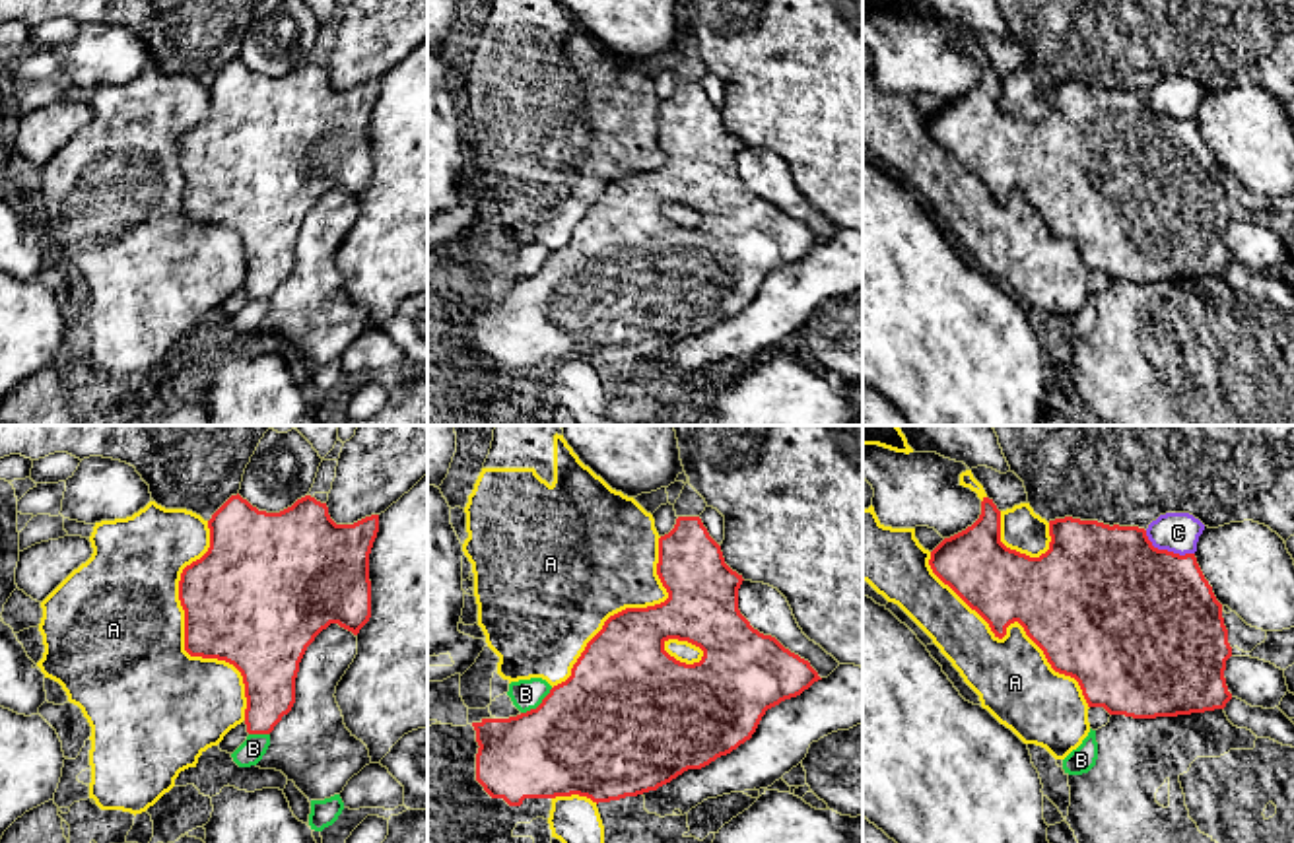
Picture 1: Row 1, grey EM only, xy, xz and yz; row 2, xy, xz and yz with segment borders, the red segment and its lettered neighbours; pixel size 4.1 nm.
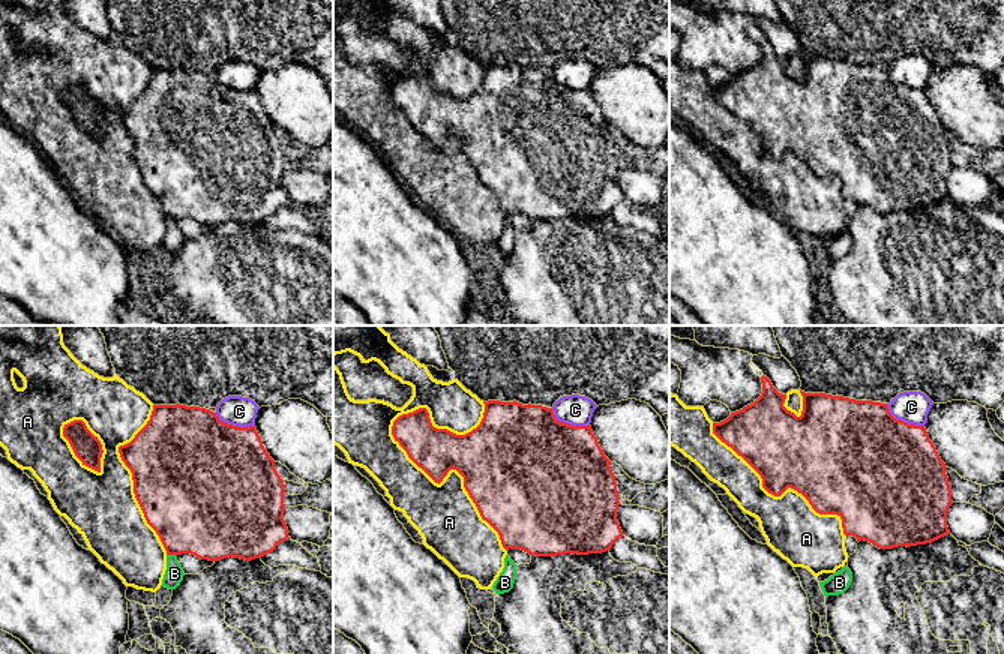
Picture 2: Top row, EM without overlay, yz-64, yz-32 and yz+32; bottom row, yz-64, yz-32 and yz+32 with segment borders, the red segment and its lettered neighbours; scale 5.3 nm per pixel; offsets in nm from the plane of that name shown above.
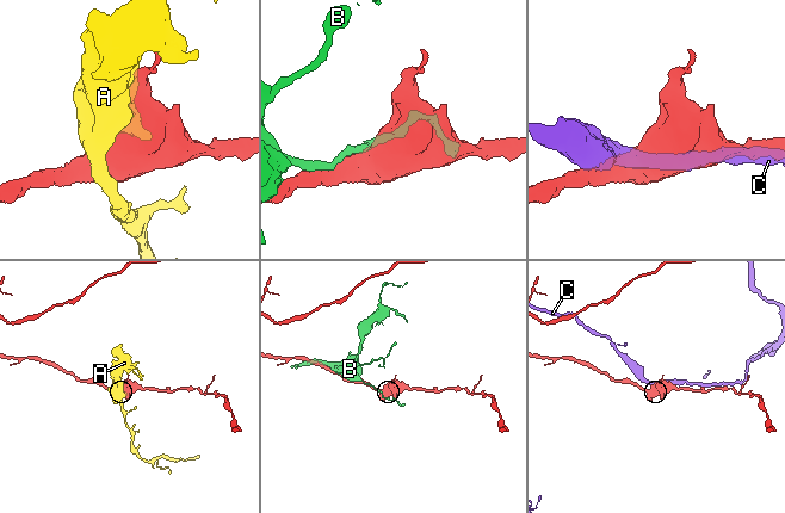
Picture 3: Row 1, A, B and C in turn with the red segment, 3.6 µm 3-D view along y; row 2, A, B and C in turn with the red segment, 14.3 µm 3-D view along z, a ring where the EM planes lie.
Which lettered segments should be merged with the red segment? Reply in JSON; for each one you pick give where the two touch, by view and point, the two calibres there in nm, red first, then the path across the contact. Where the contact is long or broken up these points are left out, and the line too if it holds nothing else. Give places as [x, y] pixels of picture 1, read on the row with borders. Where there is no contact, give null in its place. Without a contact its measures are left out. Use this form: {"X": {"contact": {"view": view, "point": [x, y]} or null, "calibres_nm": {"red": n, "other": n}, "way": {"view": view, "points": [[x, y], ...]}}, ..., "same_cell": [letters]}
{"same_cell": []}

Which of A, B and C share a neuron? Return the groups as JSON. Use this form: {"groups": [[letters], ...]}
{"groups": [["A"], ["B"], ["C"]]}

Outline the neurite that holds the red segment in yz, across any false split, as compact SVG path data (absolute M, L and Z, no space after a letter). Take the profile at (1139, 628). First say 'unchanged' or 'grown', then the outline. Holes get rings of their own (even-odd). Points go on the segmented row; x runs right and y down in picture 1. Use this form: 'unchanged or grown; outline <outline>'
unchanged; outline M983 497L979 519L966 530L944 538L931 552L929 565L944 585L948 585L971 610L975 610L989 624L995 637L1003 639L1006 635L1006 627L1018 622L1026 635L1043 651L1051 668L1078 682L1088 707L1104 707L1109 715L1125 715L1133 719L1177 717L1226 707L1226 703L1232 699L1232 693L1228 691L1224 670L1226 660L1232 657L1232 647L1228 643L1228 629L1222 618L1222 604L1216 600L1212 587L1205 579L1195 554L1179 556L1168 550L1158 550L1148 540L1146 530L1139 526L1109 526L1098 521L1080 521L1073 517L1049 521L1049 536L1049 550L1039 557L1030 557L1006 548L1001 542L1001 511L993 499Z

